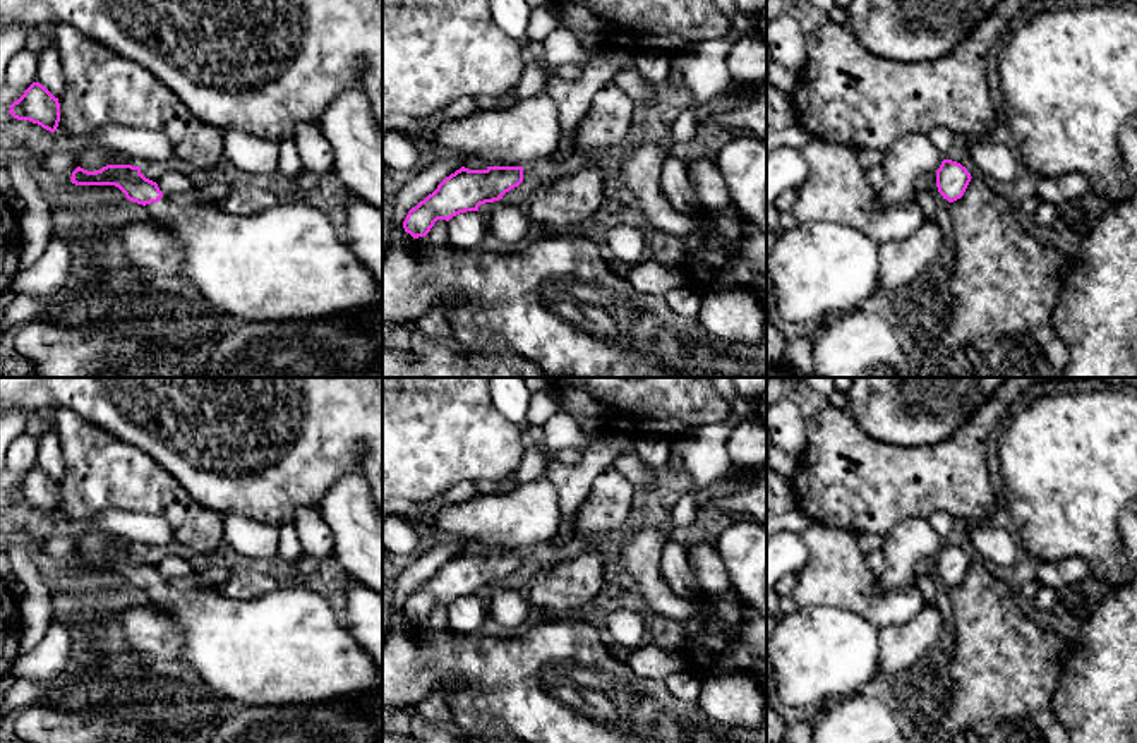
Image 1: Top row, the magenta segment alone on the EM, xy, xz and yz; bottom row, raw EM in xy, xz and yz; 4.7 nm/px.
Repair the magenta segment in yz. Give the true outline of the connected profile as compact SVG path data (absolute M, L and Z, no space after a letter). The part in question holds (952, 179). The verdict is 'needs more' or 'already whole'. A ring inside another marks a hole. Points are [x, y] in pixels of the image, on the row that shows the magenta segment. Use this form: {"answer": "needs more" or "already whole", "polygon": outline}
{"answer": "already whole", "polygon": "M943 160L936 170L938 192L948 202L960 199L971 182L971 173L957 161Z"}

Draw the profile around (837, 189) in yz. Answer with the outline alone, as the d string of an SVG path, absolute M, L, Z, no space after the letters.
M811 137L796 151L809 168L791 209L799 223L837 221L883 244L911 237L926 221L916 199L883 209L875 206L875 190L857 149Z

